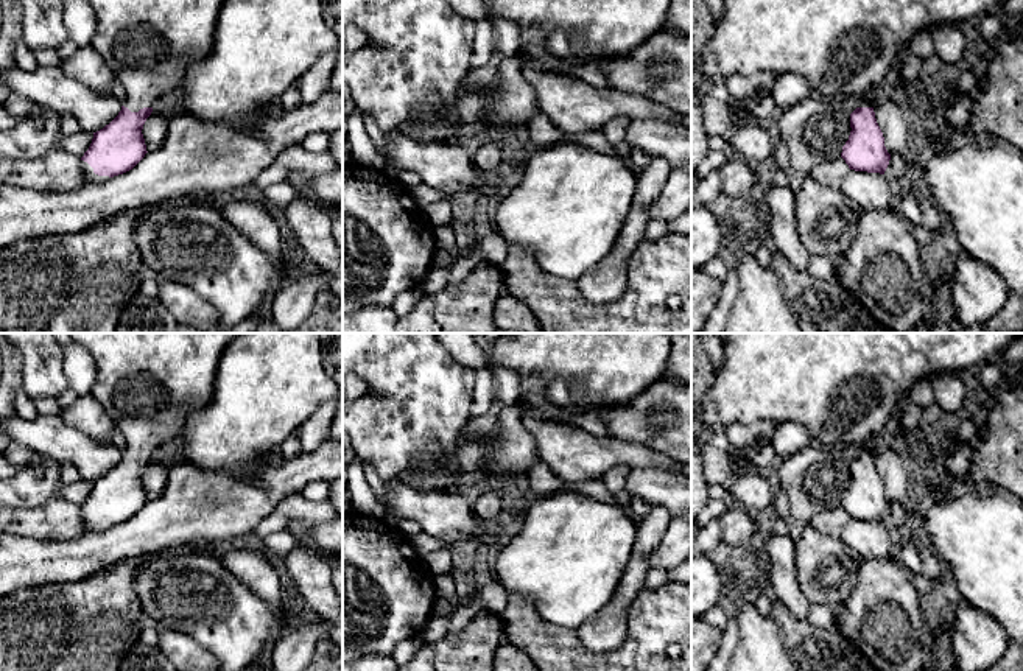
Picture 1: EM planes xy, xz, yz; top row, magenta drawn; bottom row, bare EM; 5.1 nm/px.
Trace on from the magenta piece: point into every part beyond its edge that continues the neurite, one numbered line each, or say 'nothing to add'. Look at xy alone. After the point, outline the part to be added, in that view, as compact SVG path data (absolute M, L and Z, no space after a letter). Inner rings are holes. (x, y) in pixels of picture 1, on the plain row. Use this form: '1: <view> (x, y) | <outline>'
1: xy (148, 383) | M70 333L97 367L90 395L109 414L125 439L131 461L153 456L182 434L192 413L212 402L220 358L241 333Z
2: xy (91, 526) | M81 509L81 518L86 525L86 532L104 532L104 531L111 529L109 525L95 523L93 517L84 509Z

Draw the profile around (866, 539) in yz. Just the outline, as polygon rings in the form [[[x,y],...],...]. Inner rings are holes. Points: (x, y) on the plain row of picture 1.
[[[850,518],[841,539],[858,560],[892,557],[886,523]]]

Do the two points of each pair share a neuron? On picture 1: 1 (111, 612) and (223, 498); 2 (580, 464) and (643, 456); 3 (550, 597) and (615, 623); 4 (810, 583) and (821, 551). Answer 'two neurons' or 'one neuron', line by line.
1: two neurons
2: one neuron
3: two neurons
4: one neuron

